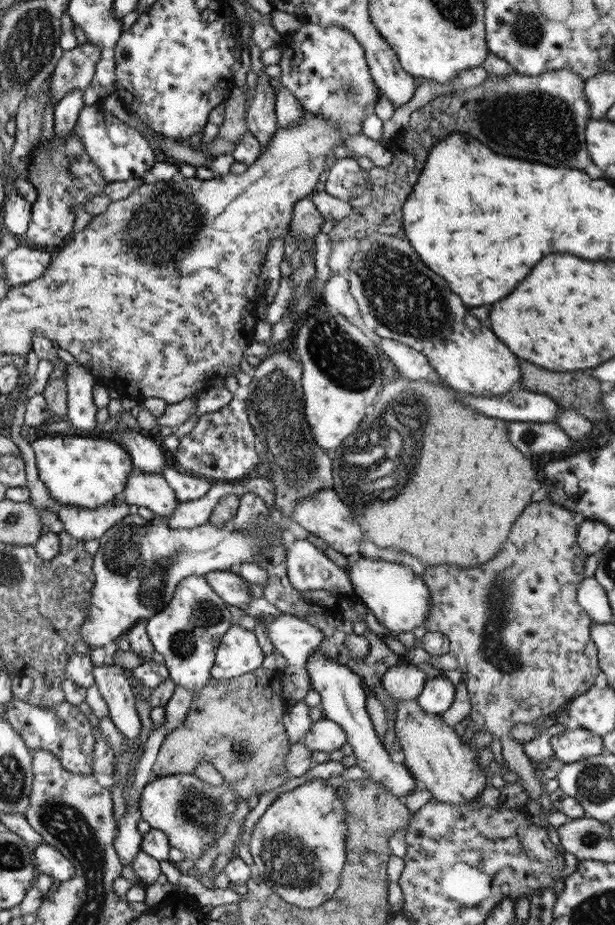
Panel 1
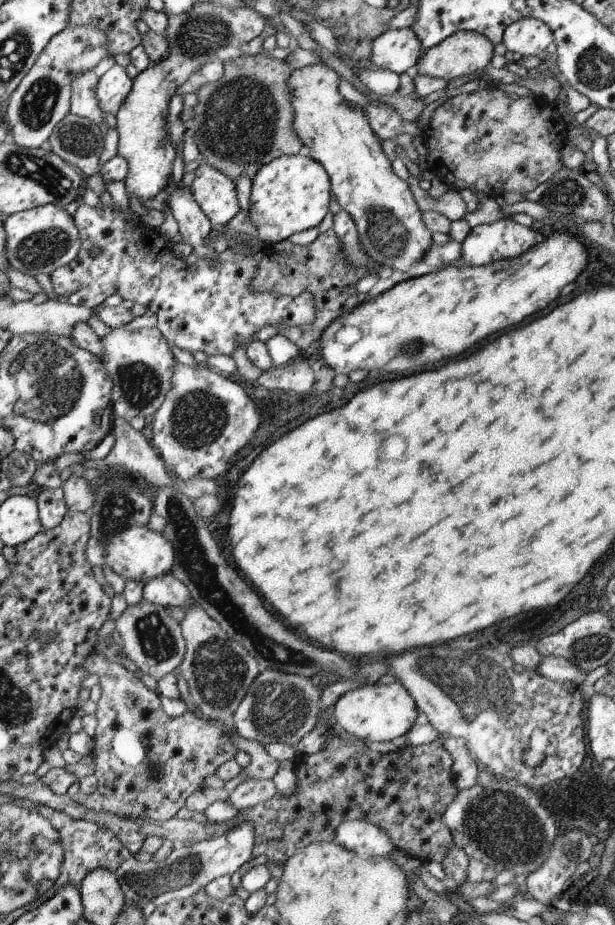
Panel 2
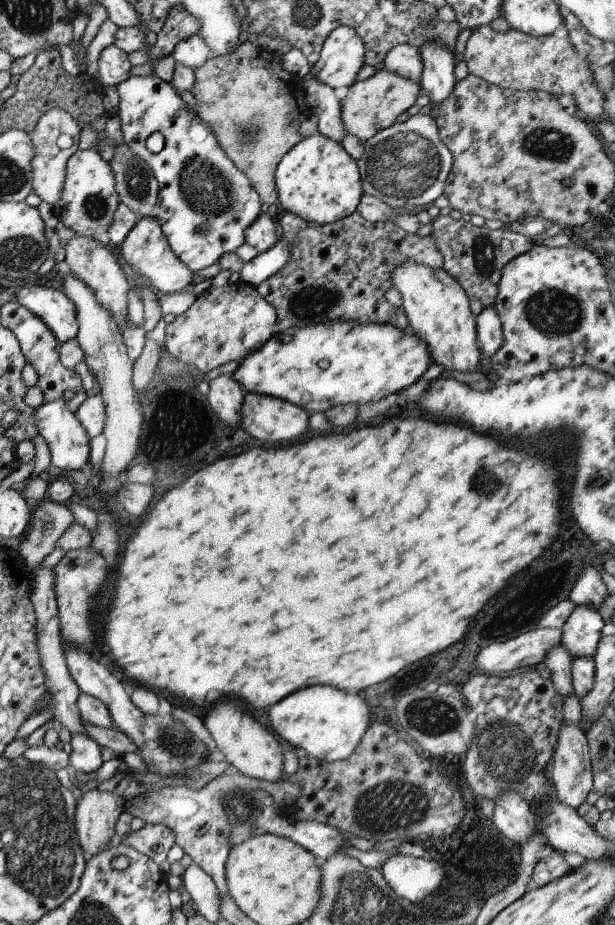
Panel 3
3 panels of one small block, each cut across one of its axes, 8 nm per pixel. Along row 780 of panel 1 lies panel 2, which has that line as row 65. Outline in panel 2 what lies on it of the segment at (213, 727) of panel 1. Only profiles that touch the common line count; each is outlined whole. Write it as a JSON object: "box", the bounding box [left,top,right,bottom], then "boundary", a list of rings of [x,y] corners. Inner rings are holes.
{"box":[187,50,302,181],"boundary":[[[261,50],[254,56],[249,56],[243,51],[235,60],[223,63],[223,70],[224,75],[218,81],[206,82],[195,93],[198,101],[192,108],[193,119],[187,123],[187,127],[195,132],[199,156],[233,181],[239,175],[251,178],[259,168],[278,156],[302,153],[299,139],[292,130],[293,113],[290,92],[286,87],[291,68],[280,59],[268,58]]]}

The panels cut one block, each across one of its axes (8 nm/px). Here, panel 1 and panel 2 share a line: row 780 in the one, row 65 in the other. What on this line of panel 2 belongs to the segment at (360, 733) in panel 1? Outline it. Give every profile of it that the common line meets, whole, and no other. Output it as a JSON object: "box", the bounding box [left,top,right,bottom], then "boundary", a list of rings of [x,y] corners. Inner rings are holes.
{"box":[370,27,421,74],"boundary":[[[409,27],[387,29],[373,39],[370,46],[373,68],[385,69],[395,74],[412,71],[421,54],[421,43]]]}

